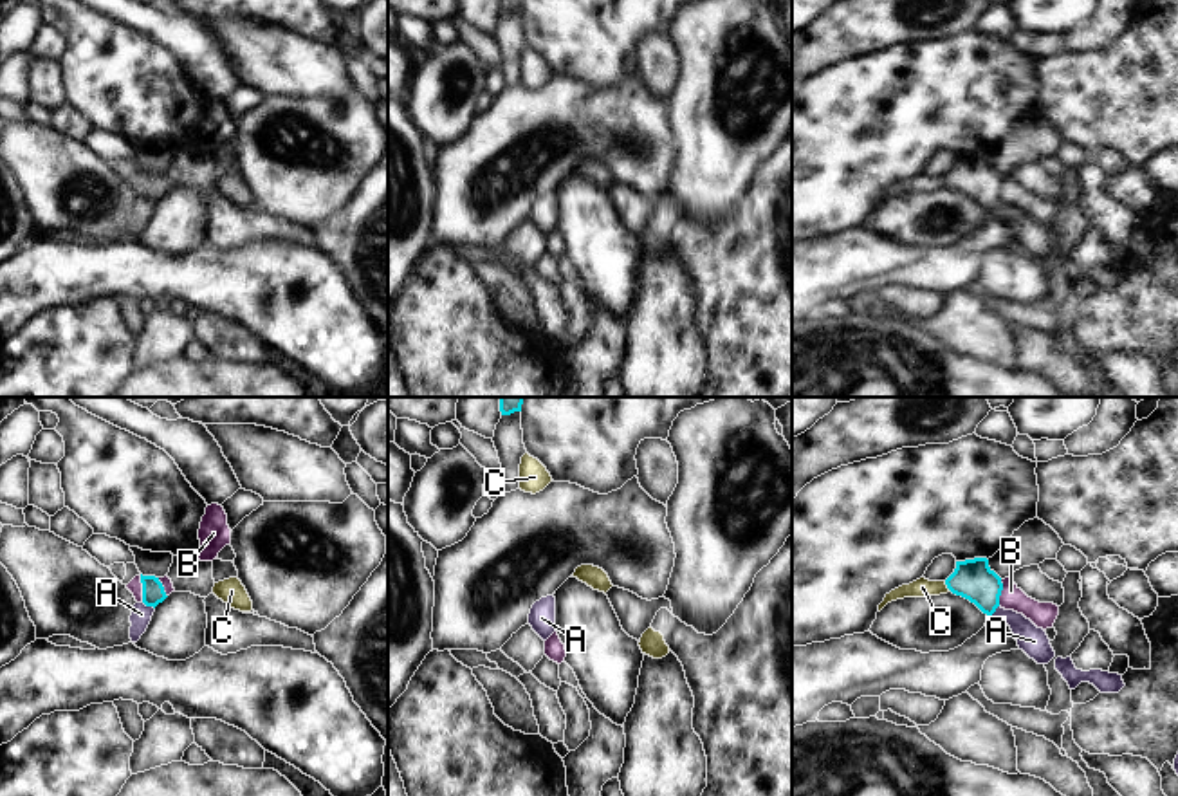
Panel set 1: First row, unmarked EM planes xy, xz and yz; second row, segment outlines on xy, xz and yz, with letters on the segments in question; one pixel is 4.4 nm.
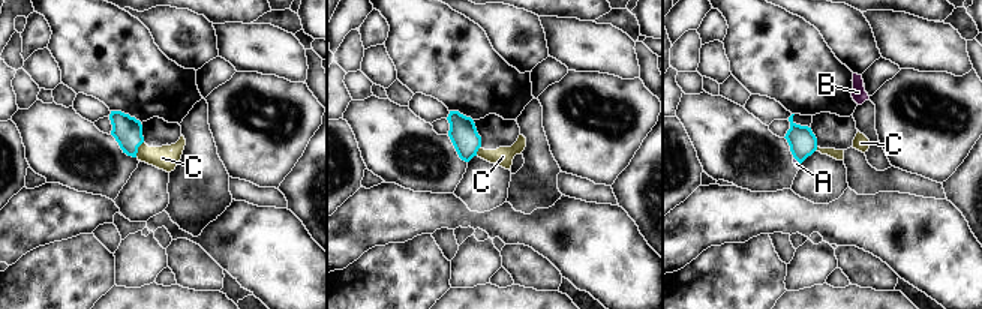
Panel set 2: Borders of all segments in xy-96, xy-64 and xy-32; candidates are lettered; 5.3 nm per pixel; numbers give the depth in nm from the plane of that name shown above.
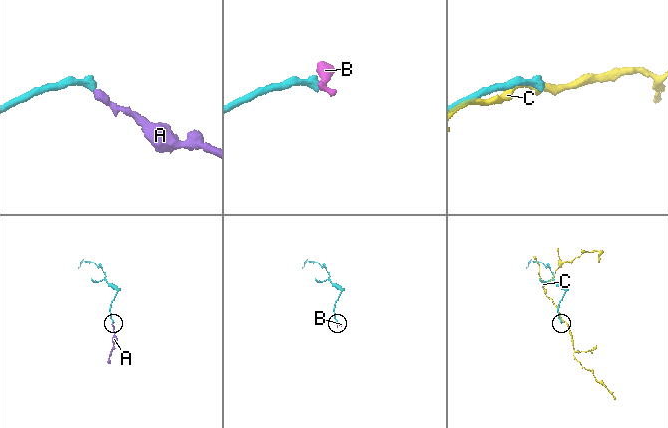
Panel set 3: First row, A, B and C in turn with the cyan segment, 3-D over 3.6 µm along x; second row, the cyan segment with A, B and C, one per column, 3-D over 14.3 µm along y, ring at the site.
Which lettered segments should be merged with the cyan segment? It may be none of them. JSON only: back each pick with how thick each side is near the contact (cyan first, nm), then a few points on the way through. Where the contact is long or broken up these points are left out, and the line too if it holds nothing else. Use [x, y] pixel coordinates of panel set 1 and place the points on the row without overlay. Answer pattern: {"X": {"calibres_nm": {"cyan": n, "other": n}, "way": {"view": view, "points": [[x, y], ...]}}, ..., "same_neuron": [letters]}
{"A": {"calibres_nm": {"cyan": 100, "other": 90}, "way": {"view": "xy", "points": [[154, 188], [148, 201], [141, 210]]}}, "same_neuron": ["A"]}

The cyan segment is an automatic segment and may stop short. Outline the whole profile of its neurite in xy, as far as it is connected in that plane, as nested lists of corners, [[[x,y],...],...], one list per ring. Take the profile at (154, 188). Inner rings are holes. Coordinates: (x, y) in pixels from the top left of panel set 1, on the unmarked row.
[[[141,170],[141,179],[143,179],[143,197],[133,200],[133,206],[130,211],[132,238],[137,238],[141,235],[141,231],[146,227],[152,217],[155,202],[168,193],[159,173]]]

